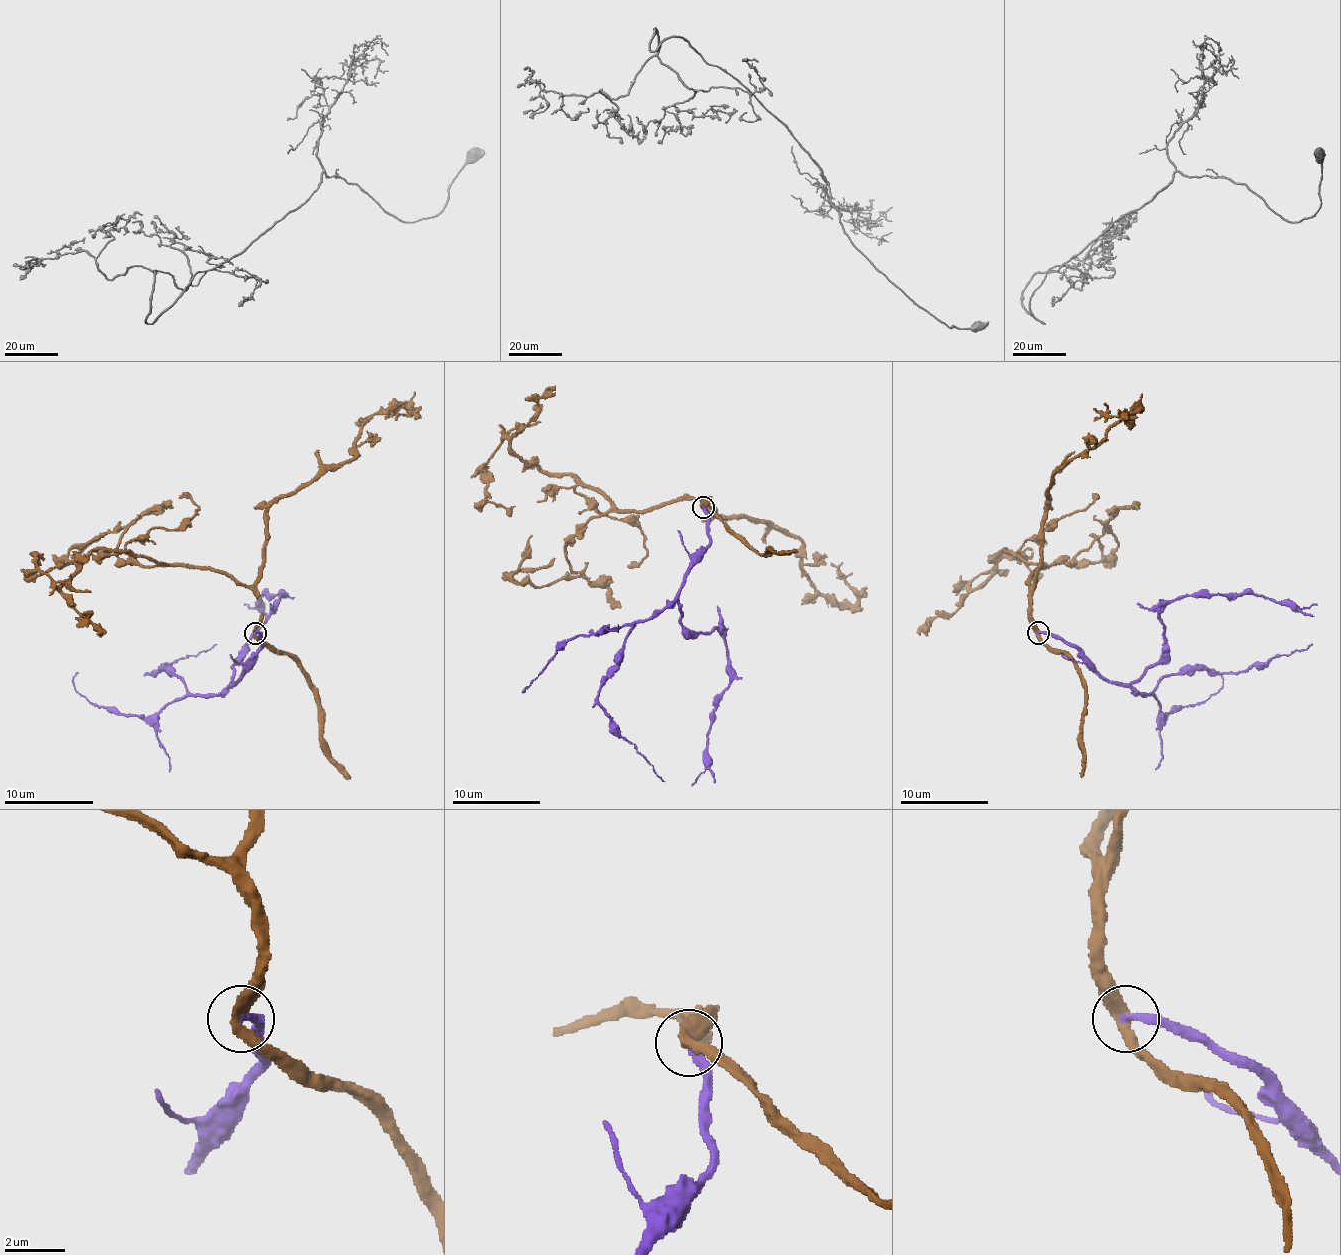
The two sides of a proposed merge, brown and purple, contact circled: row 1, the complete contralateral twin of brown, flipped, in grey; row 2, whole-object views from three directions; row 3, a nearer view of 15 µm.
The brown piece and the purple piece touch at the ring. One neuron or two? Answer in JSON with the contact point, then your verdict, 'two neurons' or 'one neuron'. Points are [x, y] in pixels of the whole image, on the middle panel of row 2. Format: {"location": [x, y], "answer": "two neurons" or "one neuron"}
{"location": [703, 507], "answer": "two neurons"}

